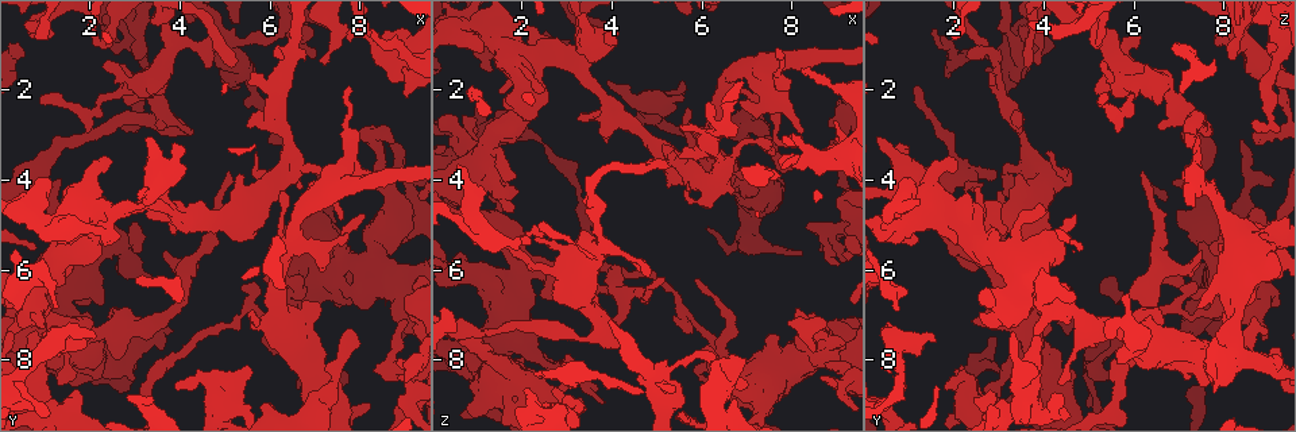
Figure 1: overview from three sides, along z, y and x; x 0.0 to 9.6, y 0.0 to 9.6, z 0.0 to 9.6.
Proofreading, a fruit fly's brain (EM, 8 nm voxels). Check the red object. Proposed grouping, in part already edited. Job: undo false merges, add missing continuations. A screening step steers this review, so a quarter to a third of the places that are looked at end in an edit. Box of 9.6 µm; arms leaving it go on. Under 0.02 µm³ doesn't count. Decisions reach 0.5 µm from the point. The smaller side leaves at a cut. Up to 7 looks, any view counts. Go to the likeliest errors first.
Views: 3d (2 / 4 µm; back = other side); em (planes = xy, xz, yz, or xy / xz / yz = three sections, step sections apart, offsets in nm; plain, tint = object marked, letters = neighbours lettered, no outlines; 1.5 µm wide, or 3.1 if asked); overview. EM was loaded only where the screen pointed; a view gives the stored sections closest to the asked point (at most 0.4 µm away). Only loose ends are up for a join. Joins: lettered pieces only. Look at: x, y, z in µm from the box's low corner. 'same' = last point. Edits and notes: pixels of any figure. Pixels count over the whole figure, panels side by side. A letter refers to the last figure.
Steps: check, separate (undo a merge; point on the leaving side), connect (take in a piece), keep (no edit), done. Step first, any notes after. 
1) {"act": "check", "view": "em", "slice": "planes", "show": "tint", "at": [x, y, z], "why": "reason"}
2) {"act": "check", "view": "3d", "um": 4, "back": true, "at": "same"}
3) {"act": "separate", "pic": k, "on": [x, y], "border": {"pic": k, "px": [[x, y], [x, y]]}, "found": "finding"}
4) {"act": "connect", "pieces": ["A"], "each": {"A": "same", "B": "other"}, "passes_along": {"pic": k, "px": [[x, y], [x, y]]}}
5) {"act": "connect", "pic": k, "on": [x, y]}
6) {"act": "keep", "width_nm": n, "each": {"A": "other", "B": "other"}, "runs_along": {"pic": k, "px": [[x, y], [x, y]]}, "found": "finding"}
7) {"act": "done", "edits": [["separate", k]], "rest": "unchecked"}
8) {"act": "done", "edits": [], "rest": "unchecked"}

{"act": "check", "view": "em", "slice": "planes", "show": "letters", "at": [3.25, 4.50, 0.70], "why": "branch stops here"}

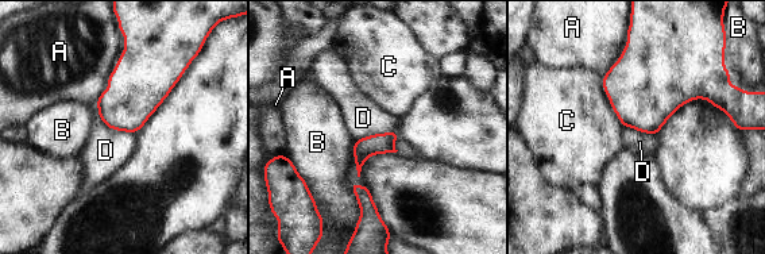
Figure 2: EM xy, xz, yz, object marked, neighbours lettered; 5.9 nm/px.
{"act": "keep", "longest_contact_nm": ["B", 380], "each": {"A": "other", "B": "other", "C": "other", "D": "other"}, "border": {"pic": 2, "px": [[96, 100], [111, 129], [136, 133]]}, "found": "none of them fits"}

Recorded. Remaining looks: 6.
{"act": "check", "view": "3d", "um": 4, "at": [7.65, 4.85, 3.30], "why": "branch stops here"}

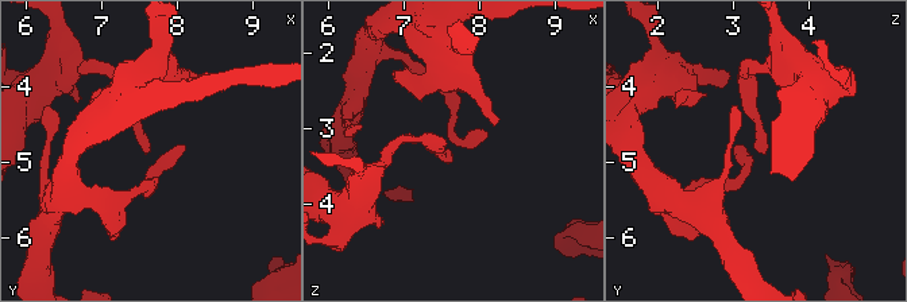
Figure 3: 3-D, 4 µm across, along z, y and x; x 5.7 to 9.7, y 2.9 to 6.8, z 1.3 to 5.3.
{"act": "check", "view": "em", "slice": "planes", "show": "letters", "at": [7.60, 4.90, 3.30]}

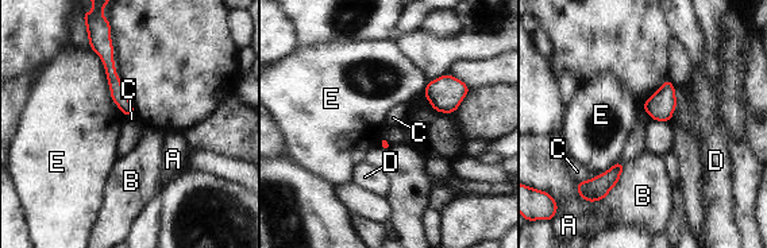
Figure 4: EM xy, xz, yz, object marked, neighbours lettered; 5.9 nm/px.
{"act": "keep", "each": {"A": "other", "B": "other", "C": "other", "D": "other", "E": "other"}, "border": {"pic": 4, "px": [[600, 174], [578, 182]]}, "found": "no lettered piece goes on from it"}

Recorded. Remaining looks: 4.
{"act": "check", "view": "3d", "um": 2, "at": [2.40, 2.20, 5.90]}

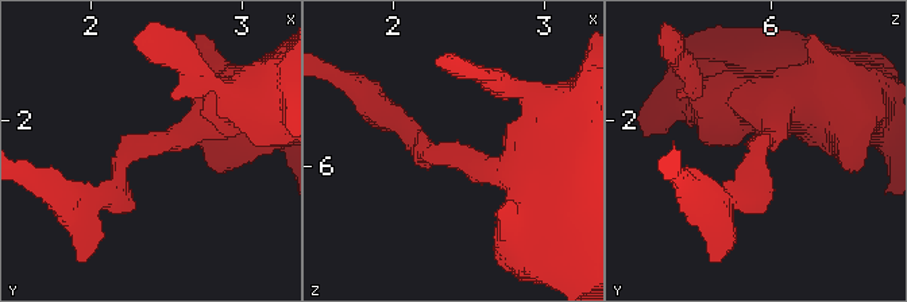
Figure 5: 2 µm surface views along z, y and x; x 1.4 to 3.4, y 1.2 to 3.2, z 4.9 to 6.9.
{"act": "check", "view": "em", "slice": "xz", "step": 8, "show": "tint", "at": [2.34, 2.14, 5.94], "arm_widths_nm": [200, 420]}

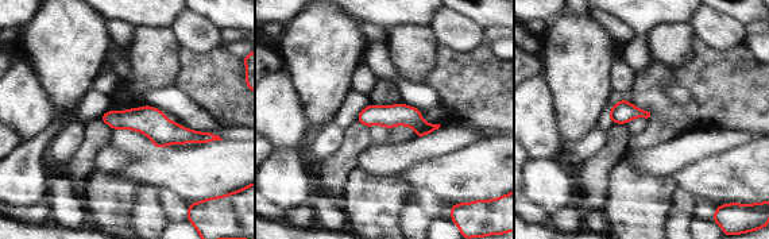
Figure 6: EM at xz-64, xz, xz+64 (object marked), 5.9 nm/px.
{"act": "check", "view": "em", "slice": "planes", "show": "letters", "at": "same"}

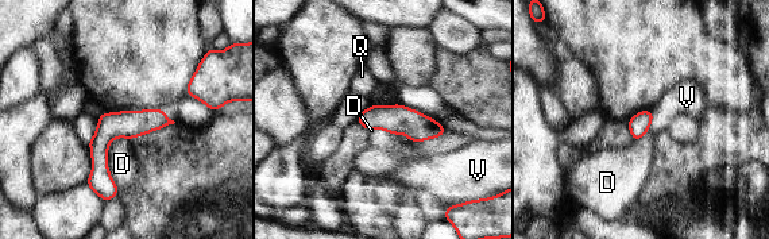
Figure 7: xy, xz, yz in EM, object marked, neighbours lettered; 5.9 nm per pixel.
{"act": "keep", "each": {"D": "other", "Q": "other", "V": "other"}, "found": "one neuron here"}

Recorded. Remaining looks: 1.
{"act": "done", "edits": [], "rest": "unchecked"}

